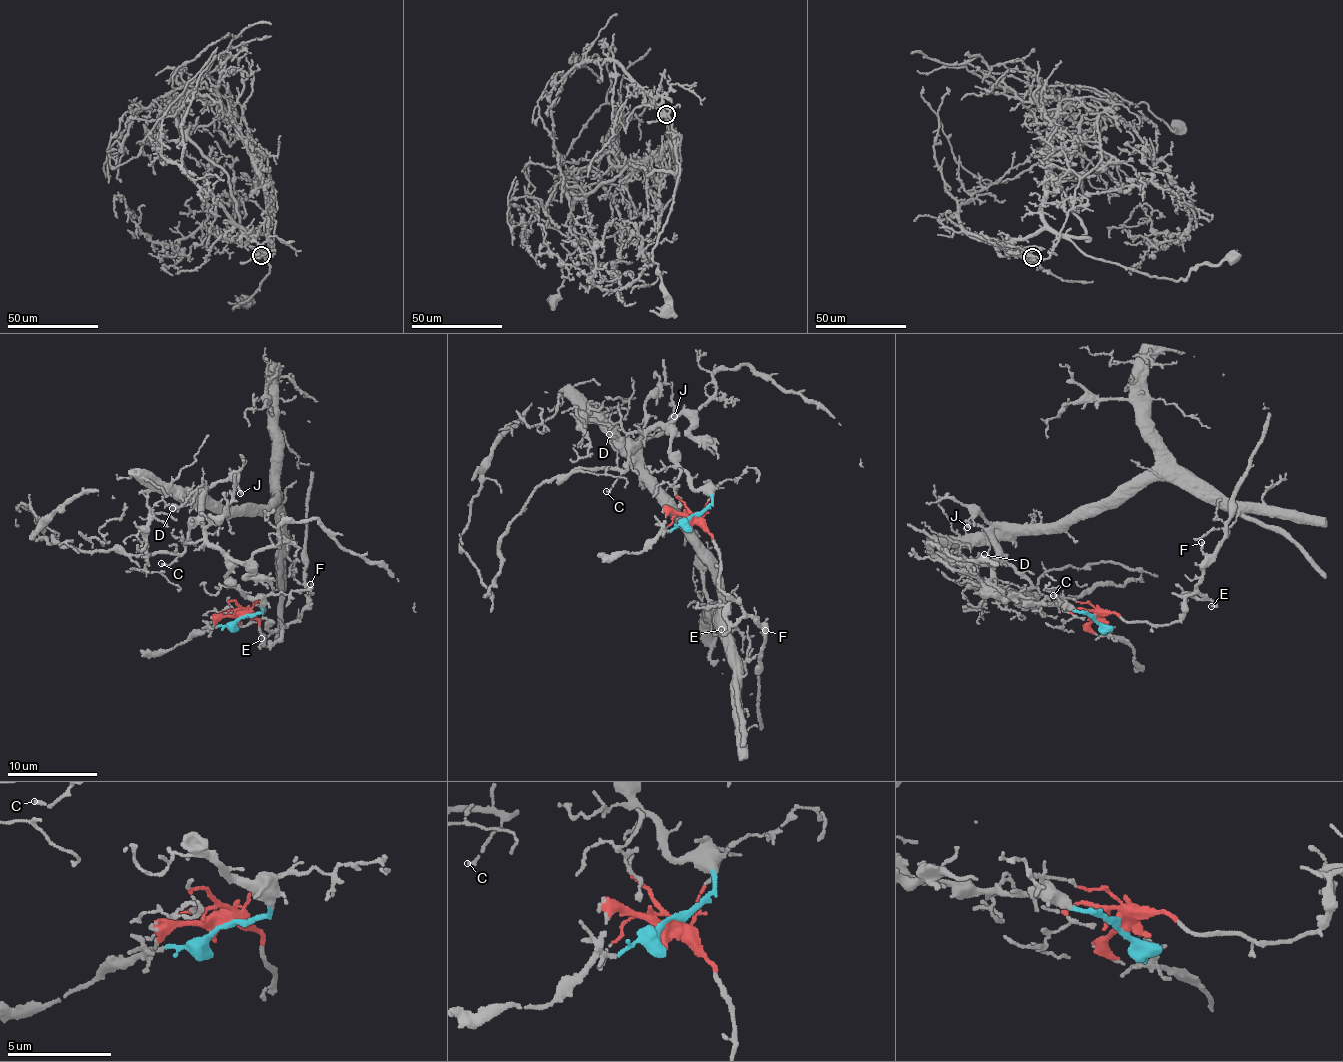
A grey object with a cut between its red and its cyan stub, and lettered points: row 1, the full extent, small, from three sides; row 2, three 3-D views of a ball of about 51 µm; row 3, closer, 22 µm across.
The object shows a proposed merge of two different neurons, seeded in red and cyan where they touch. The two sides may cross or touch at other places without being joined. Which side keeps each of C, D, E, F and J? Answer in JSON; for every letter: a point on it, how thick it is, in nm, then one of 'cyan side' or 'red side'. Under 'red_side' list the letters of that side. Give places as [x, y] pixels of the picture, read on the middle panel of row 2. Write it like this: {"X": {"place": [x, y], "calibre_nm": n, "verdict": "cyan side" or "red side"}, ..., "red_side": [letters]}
{"C": {"place": [606, 491], "calibre_nm": 130, "verdict": "cyan side"}, "D": {"place": [609, 434], "calibre_nm": 110, "verdict": "cyan side"}, "E": {"place": [721, 629], "calibre_nm": 140, "verdict": "red side"}, "F": {"place": [765, 630], "calibre_nm": 120, "verdict": "red side"}, "J": {"place": [674, 416], "calibre_nm": 170, "verdict": "cyan side"}, "red_side": ["E", "F"]}

